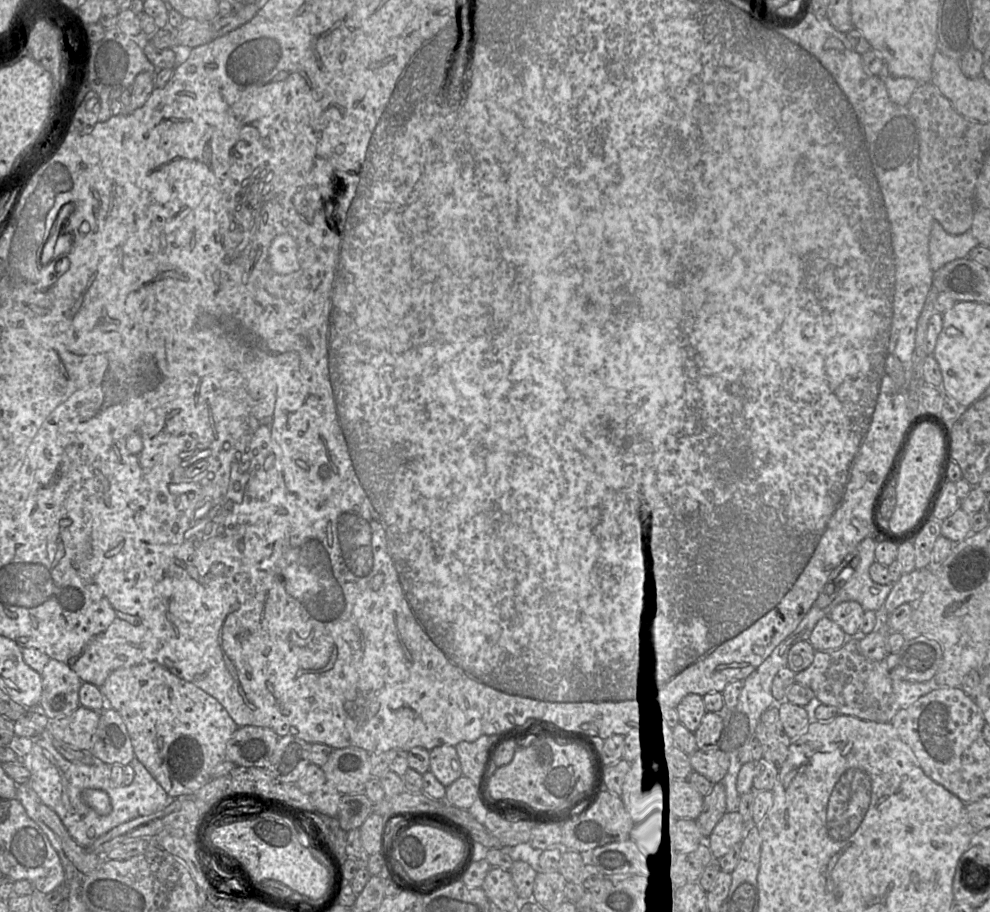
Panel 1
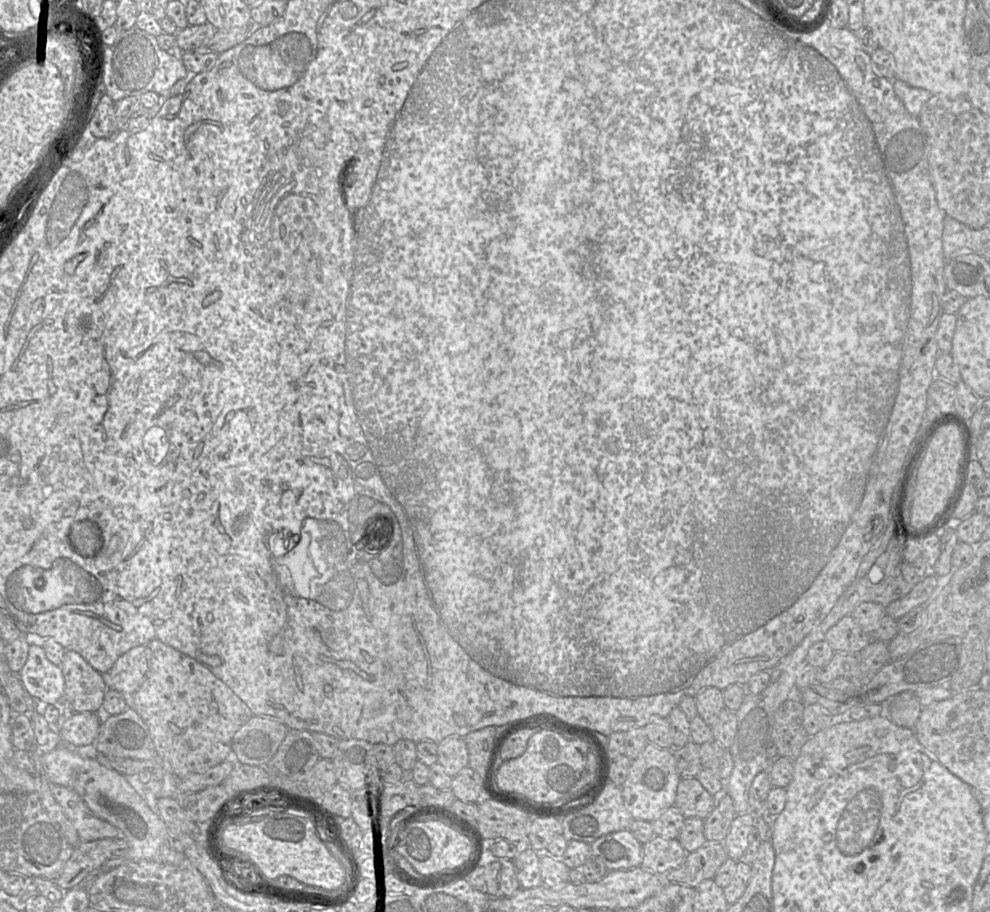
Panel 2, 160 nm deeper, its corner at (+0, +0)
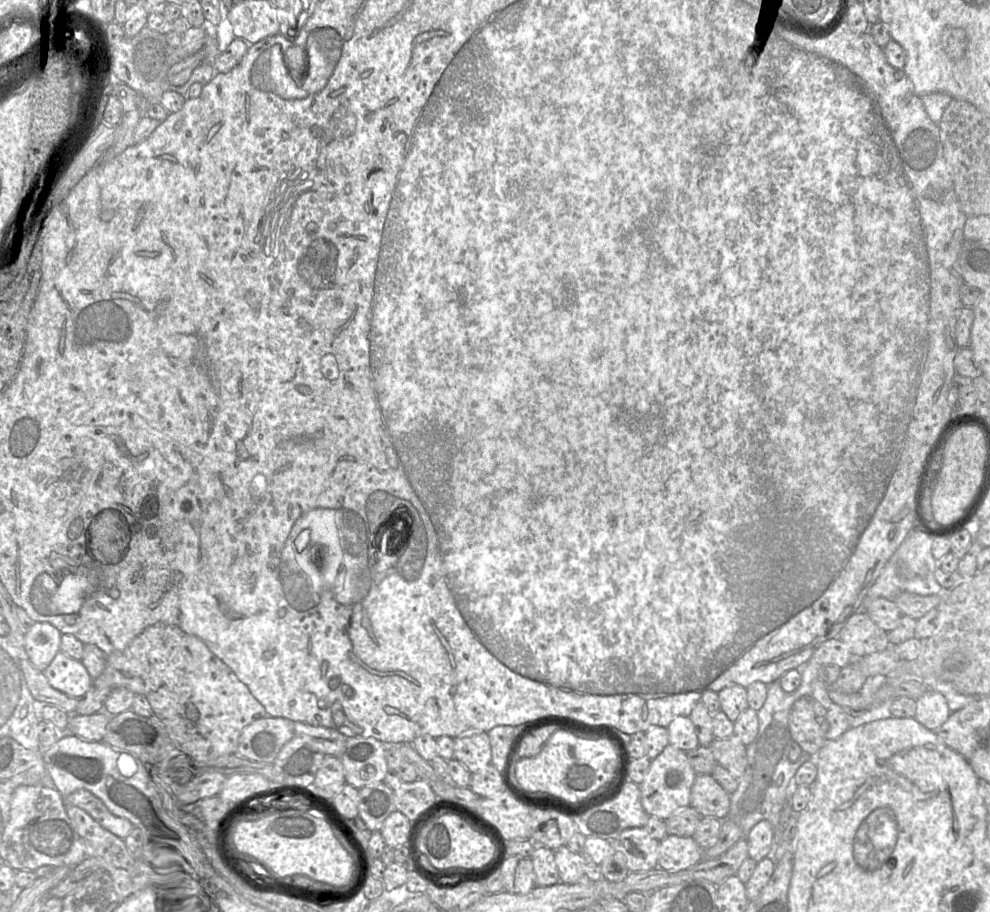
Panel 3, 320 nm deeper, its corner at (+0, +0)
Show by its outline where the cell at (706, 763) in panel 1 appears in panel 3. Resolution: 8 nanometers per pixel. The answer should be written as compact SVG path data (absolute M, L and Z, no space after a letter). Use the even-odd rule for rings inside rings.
M738 737L714 739L709 746L717 764L739 779L747 766L746 745Z

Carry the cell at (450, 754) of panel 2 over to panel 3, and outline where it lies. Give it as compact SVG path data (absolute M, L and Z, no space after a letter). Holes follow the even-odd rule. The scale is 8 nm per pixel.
M486 732L467 733L454 738L454 759L471 773L491 764L491 758L491 745Z

